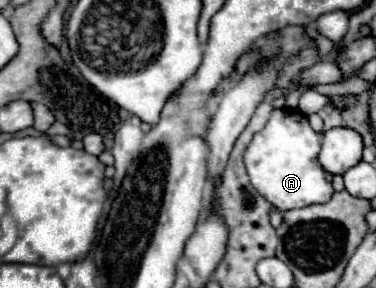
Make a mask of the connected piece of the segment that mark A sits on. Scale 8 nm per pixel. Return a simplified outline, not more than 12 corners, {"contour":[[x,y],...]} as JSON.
{"contour":[[274,109],[244,151],[254,189],[278,211],[326,203],[320,133]]}

